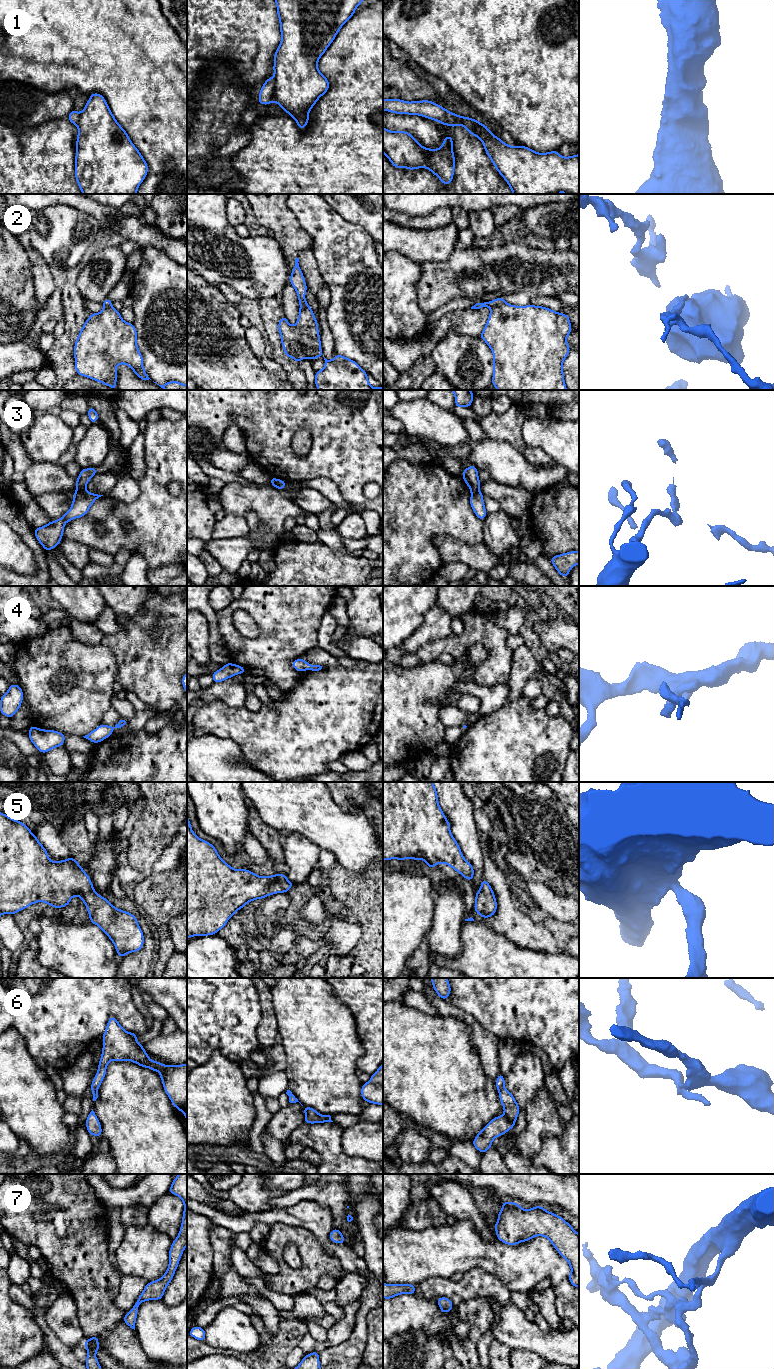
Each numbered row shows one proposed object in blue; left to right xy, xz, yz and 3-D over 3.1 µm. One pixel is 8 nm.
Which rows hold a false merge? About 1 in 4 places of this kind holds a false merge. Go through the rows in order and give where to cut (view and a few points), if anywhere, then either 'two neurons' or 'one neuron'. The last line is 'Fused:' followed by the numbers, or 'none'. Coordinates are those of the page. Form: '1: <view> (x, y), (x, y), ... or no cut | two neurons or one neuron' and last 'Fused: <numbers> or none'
1: no cut | one neuron
2: yz (504, 302), (495, 305), (491, 309) | two neurons
3: xy (85, 488), (76, 492) | two neurons
4: no cut | one neuron
5: no cut | one neuron
6: yz (504, 1087), (499, 1091) | two neurons
7: no cut | one neuron
Fused: 2, 3, 6

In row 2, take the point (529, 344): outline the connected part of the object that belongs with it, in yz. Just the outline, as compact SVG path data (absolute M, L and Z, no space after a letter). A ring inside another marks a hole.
M508 303L493 307L479 335L493 353L492 385L497 390L567 390L562 365L571 350L567 344L567 336L571 331L569 316L547 307L532 304L515 306Z

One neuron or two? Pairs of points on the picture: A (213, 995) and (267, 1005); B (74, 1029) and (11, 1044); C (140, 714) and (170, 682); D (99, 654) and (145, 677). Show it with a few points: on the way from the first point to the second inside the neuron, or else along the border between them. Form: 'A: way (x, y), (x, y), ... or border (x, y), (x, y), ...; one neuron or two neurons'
A: border (256, 988), (261, 1008), (261, 1019), (258, 1027); two neurons
B: border (10, 1027), (22, 1036), (27, 1051), (34, 1059); two neurons
C: border (129, 691), (132, 691), (156, 711); two neurons
D: border (102, 643), (110, 648), (115, 658), (116, 681); two neurons

